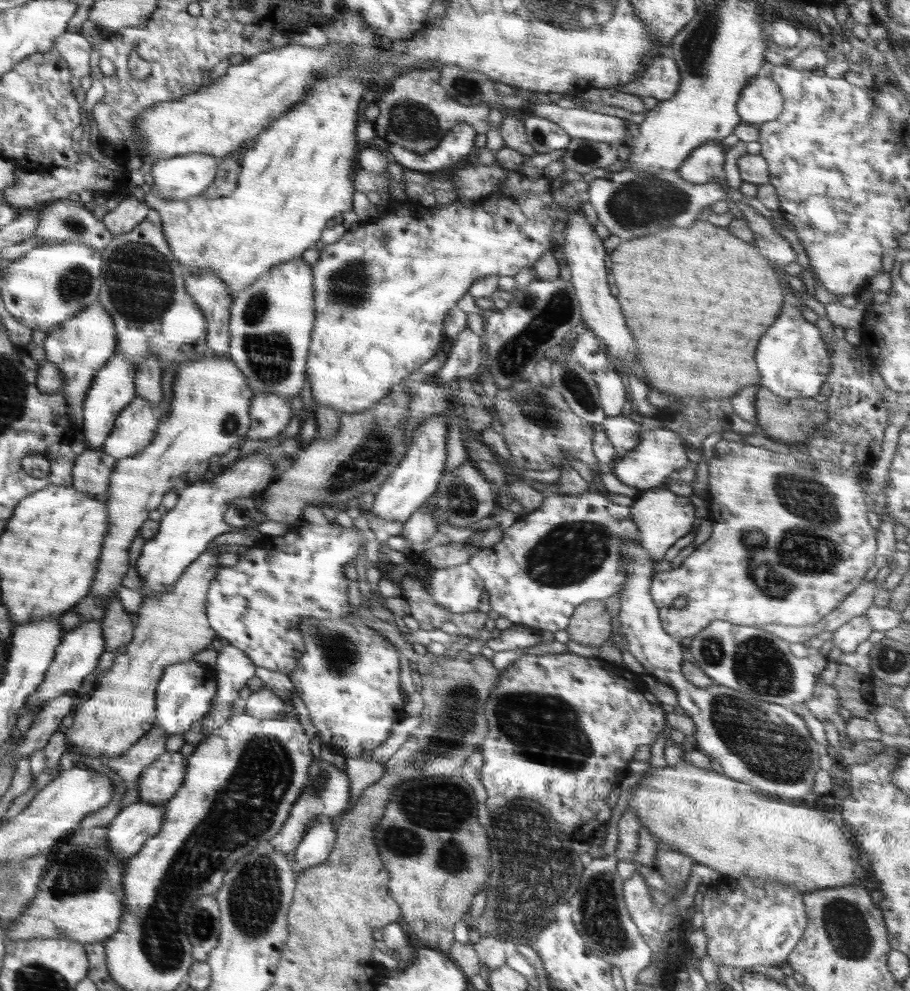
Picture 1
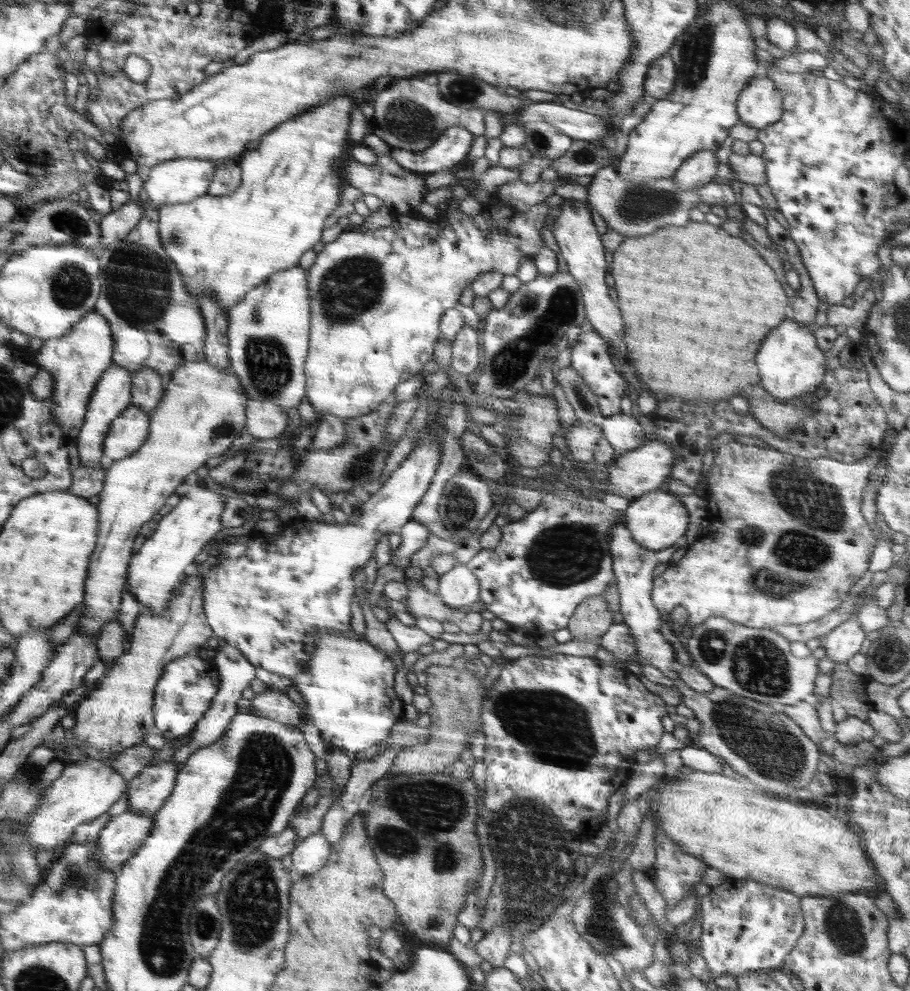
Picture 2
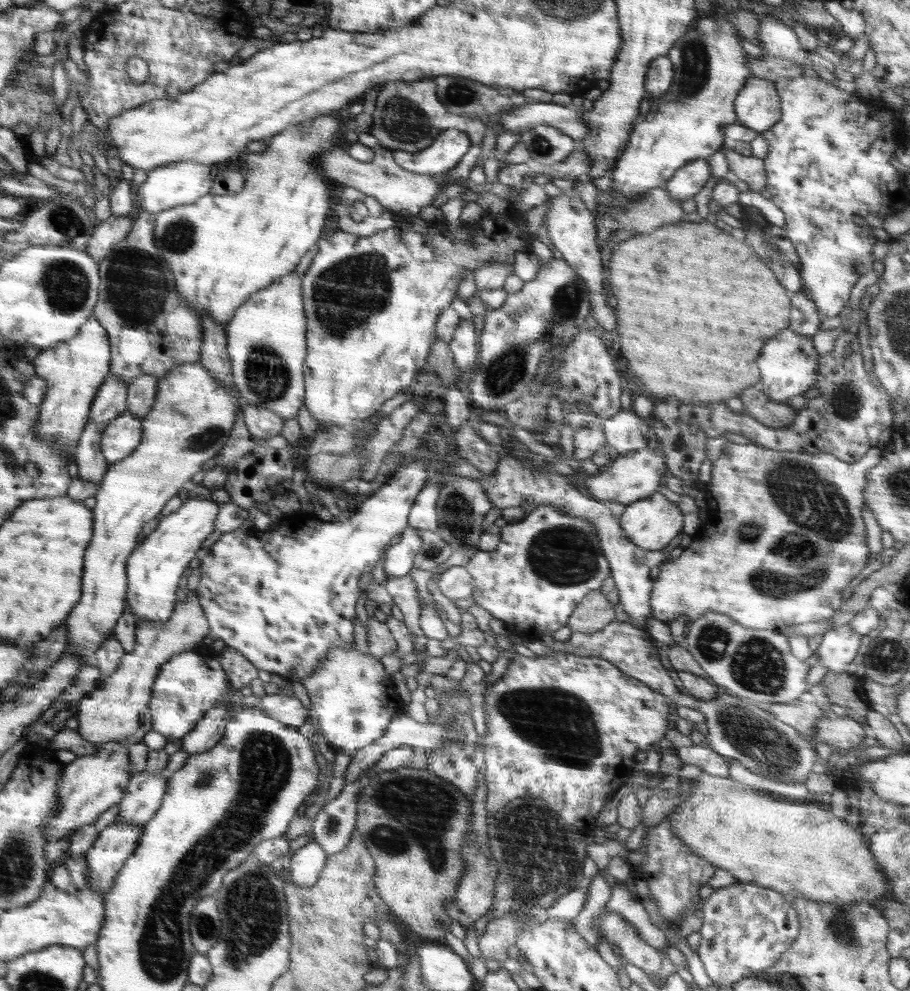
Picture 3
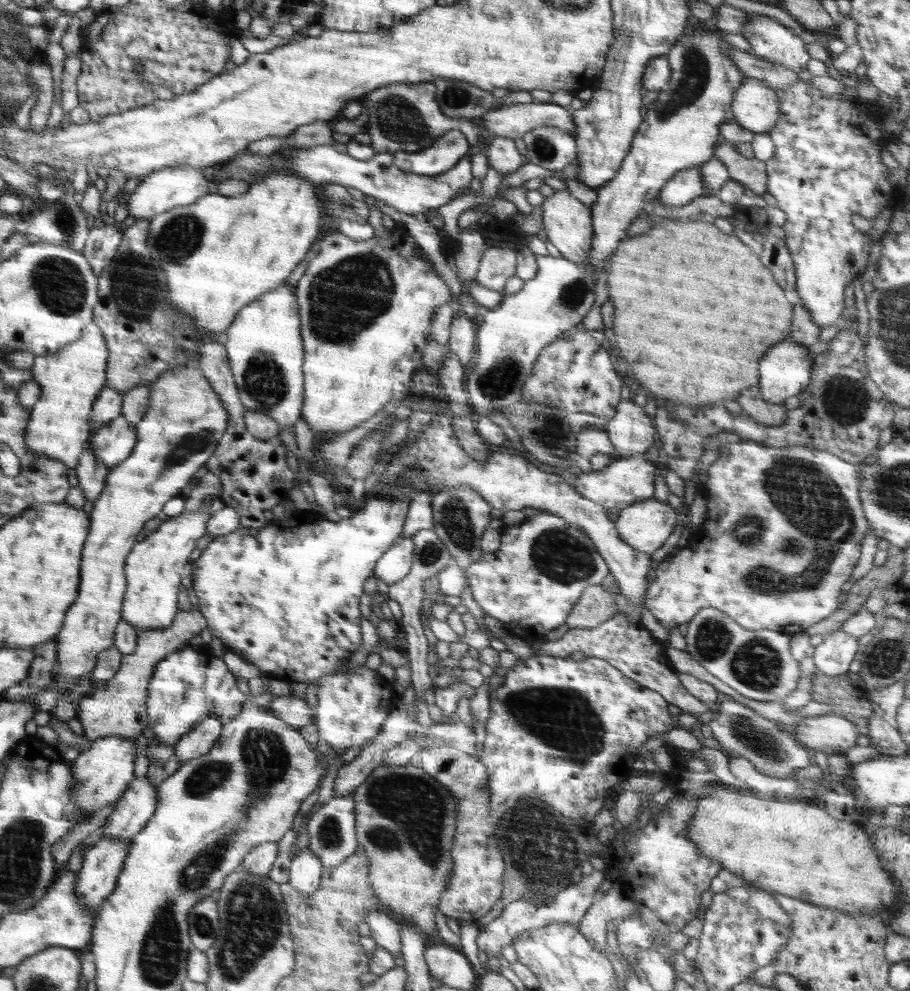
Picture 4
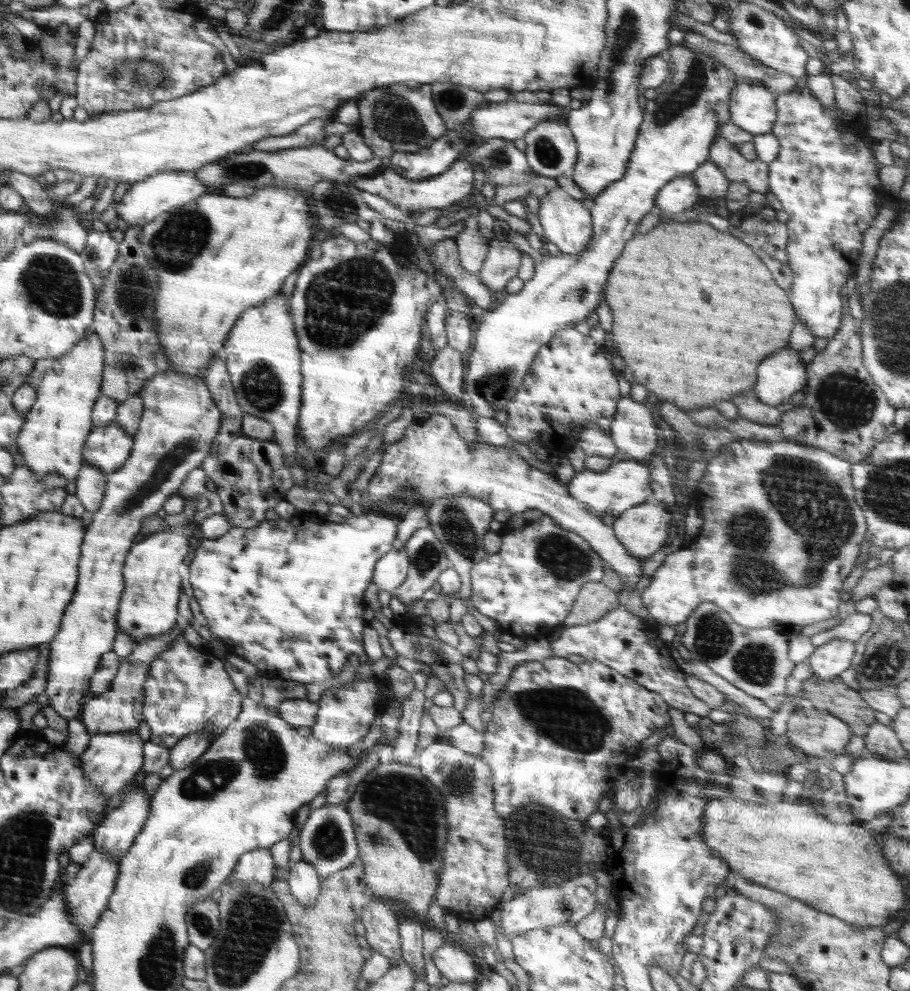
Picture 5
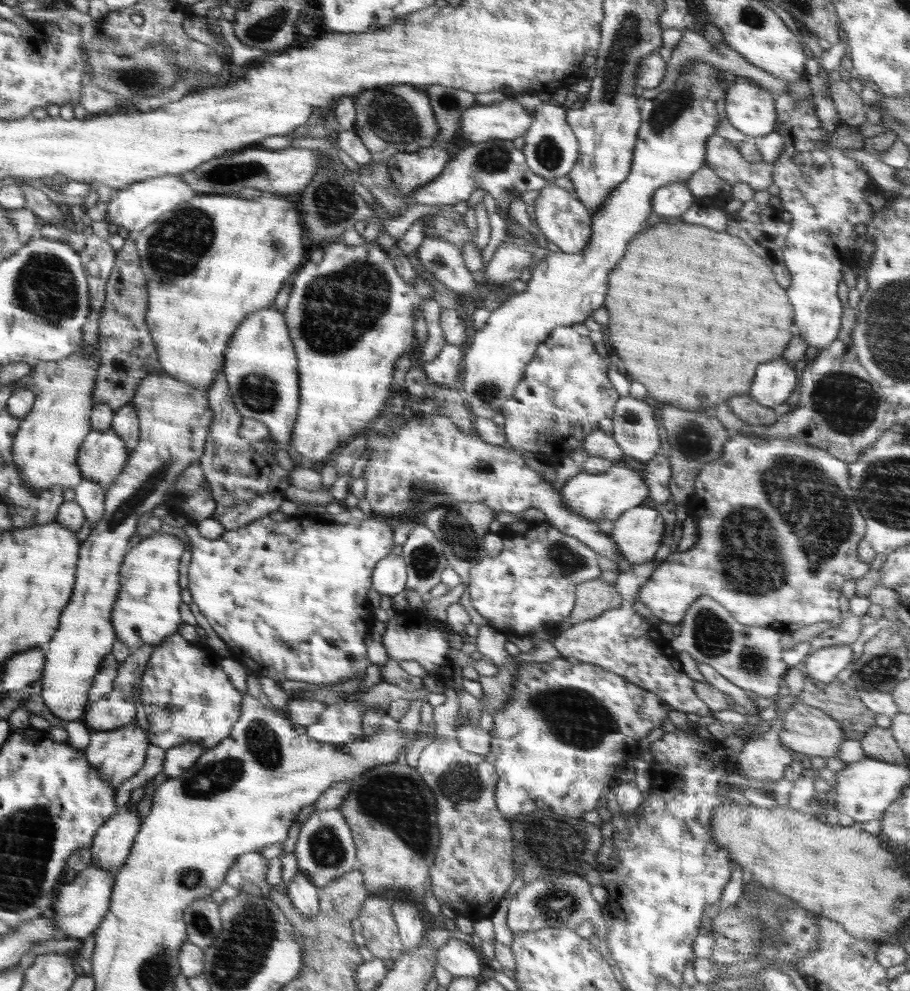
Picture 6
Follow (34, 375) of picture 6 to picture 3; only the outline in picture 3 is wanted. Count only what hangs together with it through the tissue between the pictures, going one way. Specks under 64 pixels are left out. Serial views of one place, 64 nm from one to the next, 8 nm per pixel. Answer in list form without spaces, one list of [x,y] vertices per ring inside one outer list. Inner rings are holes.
[[[91,316],[74,338],[40,350],[32,363],[37,376],[44,378],[47,383],[46,394],[38,404],[41,416],[40,423],[36,426],[37,438],[46,443],[56,443],[66,452],[69,460],[71,454],[76,452],[78,442],[81,442],[93,400],[112,366],[112,342],[108,330],[101,321]]]

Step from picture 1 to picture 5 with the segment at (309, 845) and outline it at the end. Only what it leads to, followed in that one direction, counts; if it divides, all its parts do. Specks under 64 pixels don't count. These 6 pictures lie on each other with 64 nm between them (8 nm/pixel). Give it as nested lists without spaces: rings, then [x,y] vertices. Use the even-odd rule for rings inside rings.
[[[302,859],[296,862],[289,870],[286,881],[290,887],[290,893],[298,899],[300,905],[308,907],[316,903],[321,882],[320,877],[316,874],[316,868],[313,868],[310,862]]]

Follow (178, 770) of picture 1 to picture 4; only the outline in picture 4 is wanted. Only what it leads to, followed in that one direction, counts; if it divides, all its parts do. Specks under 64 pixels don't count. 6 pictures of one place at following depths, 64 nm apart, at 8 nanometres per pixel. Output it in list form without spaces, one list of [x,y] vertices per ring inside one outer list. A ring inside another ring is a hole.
[[[146,777],[134,778],[122,798],[115,803],[116,809],[103,826],[103,836],[112,839],[134,838],[146,826],[158,806],[158,787]]]

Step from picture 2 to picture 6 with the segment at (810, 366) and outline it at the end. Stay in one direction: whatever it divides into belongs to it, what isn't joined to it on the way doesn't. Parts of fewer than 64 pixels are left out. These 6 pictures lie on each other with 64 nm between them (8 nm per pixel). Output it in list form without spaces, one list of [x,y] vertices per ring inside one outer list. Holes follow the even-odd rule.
[[[780,356],[756,368],[756,380],[750,388],[750,397],[767,407],[787,402],[787,398],[800,386],[794,365]]]

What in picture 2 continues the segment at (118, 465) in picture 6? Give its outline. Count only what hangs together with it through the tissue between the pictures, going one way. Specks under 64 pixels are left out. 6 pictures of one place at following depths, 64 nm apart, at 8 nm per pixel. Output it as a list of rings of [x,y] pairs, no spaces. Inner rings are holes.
[[[131,405],[121,412],[117,419],[113,420],[110,433],[106,435],[104,444],[104,458],[113,461],[125,459],[133,455],[149,438],[150,414],[142,410],[138,405]]]

